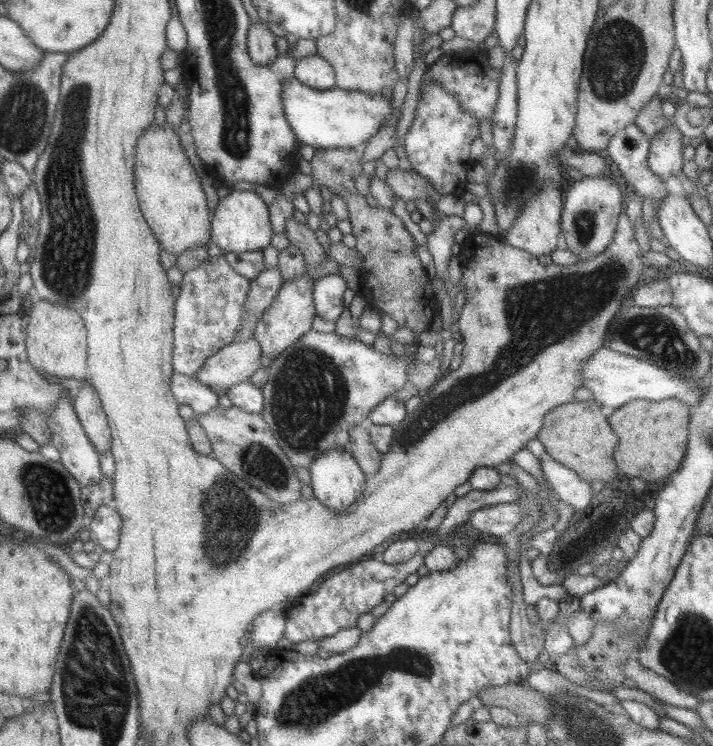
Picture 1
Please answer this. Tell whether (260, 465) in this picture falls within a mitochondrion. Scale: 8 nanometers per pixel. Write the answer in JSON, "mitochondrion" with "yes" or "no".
{"mitochondrion":"yes"}

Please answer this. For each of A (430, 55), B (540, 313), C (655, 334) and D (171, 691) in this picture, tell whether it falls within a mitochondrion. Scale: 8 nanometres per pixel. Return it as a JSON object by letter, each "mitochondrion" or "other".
{"A":"other","B":"mitochondrion","C":"mitochondrion","D":"other"}

